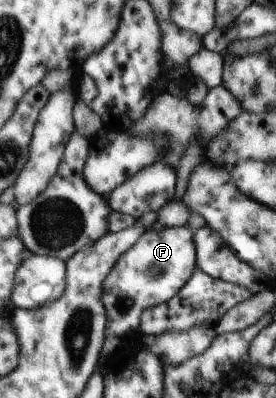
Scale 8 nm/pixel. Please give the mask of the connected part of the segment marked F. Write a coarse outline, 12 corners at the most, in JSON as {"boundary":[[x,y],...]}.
{"boundary":[[146,229],[104,280],[106,335],[140,325],[196,265],[193,231]]}

